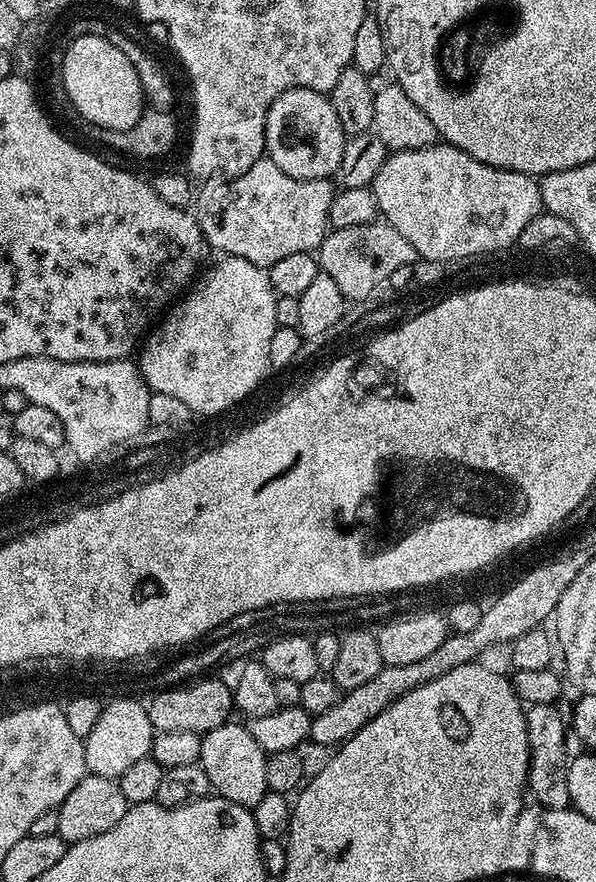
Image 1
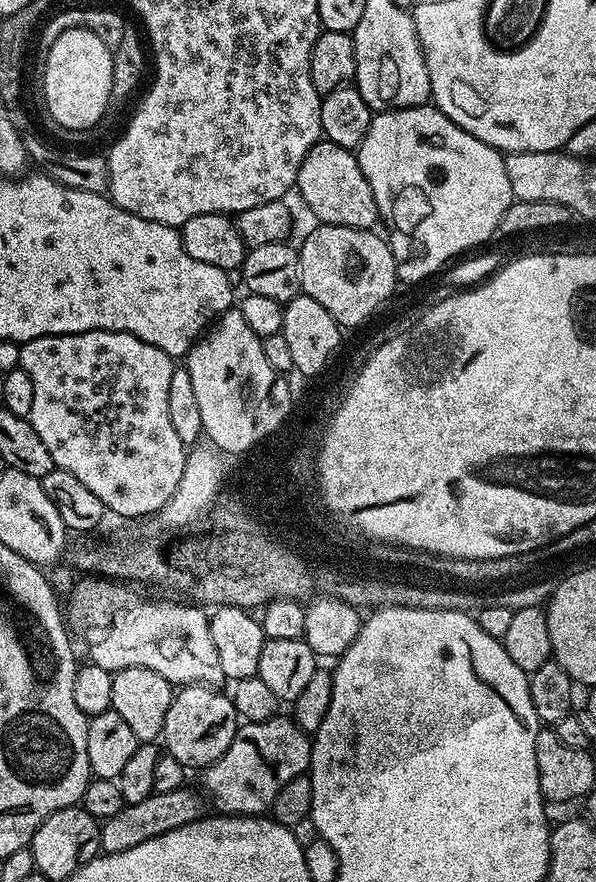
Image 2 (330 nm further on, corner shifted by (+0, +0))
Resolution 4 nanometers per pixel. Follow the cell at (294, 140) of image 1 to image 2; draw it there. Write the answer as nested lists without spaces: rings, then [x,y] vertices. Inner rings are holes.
[[[322,138],[308,151],[306,158],[302,158],[295,191],[300,192],[305,206],[317,216],[320,224],[372,230],[380,220],[380,211],[374,202],[370,182],[362,174],[355,155],[329,140]]]

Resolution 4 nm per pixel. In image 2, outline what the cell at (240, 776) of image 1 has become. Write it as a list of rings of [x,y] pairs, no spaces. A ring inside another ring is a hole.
[[[186,684],[173,695],[170,710],[166,710],[162,744],[167,755],[178,758],[185,769],[200,770],[228,749],[237,727],[238,717],[231,695],[224,693],[223,696],[220,690],[207,684]]]

